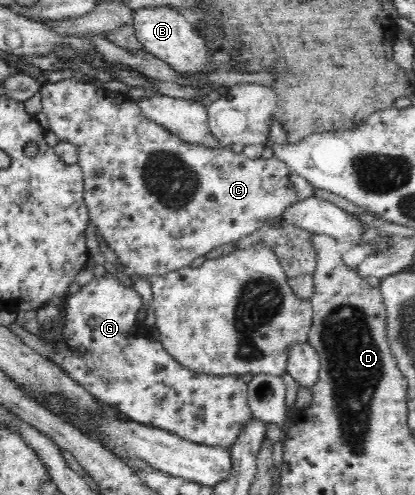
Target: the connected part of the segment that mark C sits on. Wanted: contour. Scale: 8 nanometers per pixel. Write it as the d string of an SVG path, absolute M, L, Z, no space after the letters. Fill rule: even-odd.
M74 78L57 81L56 83L44 83L39 89L39 93L41 94L41 111L48 118L48 130L57 135L58 141L70 142L76 147L76 153L78 153L77 163L84 178L84 202L88 209L89 220L92 225L98 227L99 238L116 253L116 257L120 261L116 271L124 279L130 280L132 275L136 275L136 277L159 276L189 266L194 259L205 256L218 246L238 242L240 239L254 233L268 219L283 216L284 211L287 211L291 205L296 205L300 201L306 201L316 195L314 187L307 179L293 173L284 161L278 159L275 155L271 159L250 159L243 152L234 152L231 146L212 149L182 141L163 125L146 117L142 113L141 107L126 94L106 90L102 86L84 82L82 79L75 81Z

